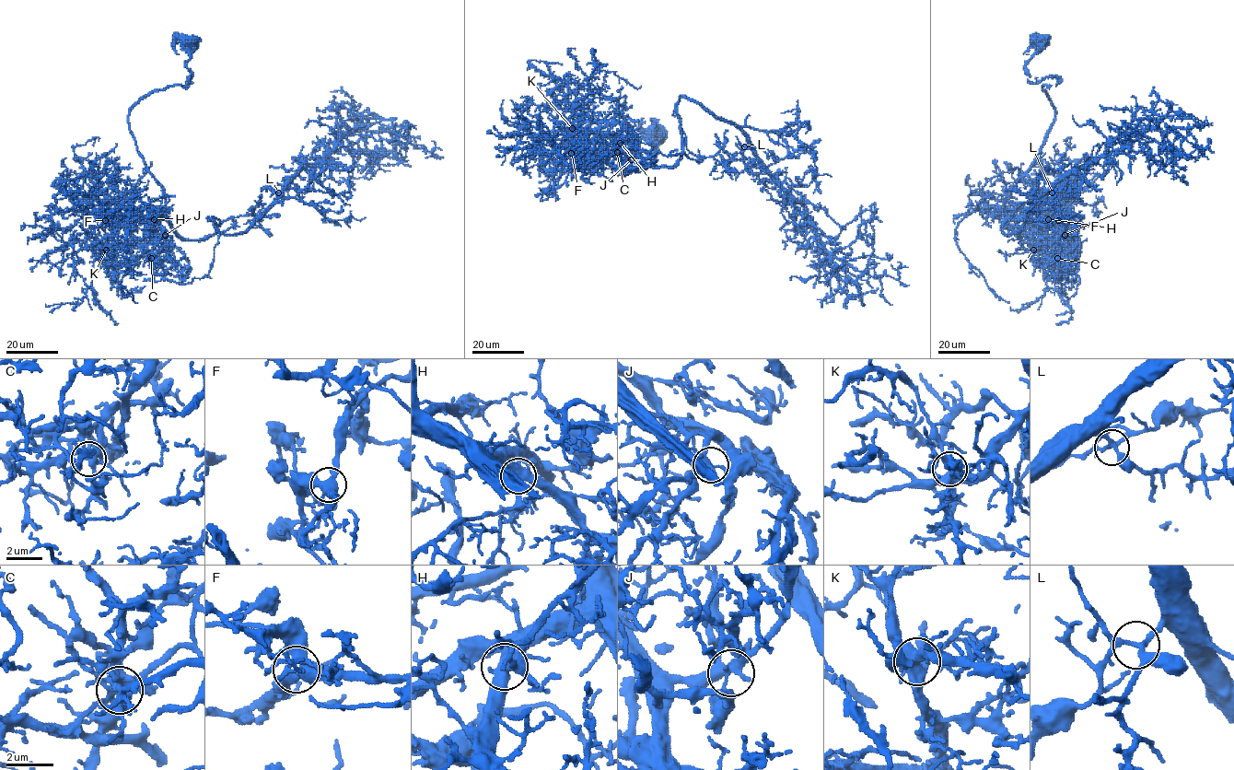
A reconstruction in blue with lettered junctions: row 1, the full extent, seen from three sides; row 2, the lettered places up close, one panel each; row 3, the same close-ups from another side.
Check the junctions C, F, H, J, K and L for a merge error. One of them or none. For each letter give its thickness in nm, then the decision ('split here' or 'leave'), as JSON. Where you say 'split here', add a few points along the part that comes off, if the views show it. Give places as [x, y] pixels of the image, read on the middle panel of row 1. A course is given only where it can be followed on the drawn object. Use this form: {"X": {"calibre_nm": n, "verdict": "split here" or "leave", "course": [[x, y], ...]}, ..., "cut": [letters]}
{"C": {"calibre_nm": 400, "verdict": "split here", "course": [[617, 152], [623, 146], [628, 150], [639, 147]]}, "F": {"calibre_nm": 400, "verdict": "leave"}, "H": {"calibre_nm": 440, "verdict": "leave"}, "J": {"calibre_nm": 280, "verdict": "leave"}, "K": {"calibre_nm": 440, "verdict": "leave"}, "L": {"calibre_nm": 240, "verdict": "leave"}, "cut": ["C"]}

